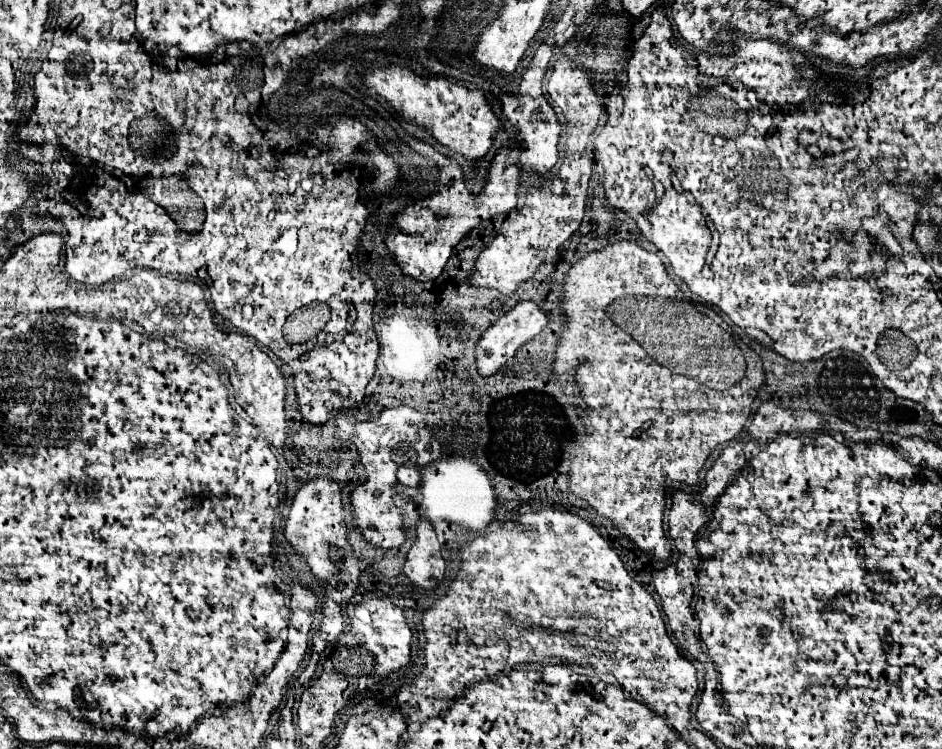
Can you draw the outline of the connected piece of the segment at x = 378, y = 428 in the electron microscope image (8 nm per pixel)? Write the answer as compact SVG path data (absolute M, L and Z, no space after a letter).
M399 406L399 408L389 408L385 410L377 420L365 420L365 422L359 422L359 420L353 420L353 416L347 416L347 414L335 414L333 420L337 422L337 418L343 418L343 438L353 442L353 446L359 450L359 456L361 456L361 464L365 464L365 470L369 474L369 480L363 484L363 486L357 486L353 492L351 492L351 506L353 506L353 526L357 530L361 530L363 538L371 544L371 546L377 546L377 548L397 548L405 542L405 532L401 530L401 516L399 516L399 510L397 506L393 504L393 494L391 494L391 484L395 480L395 472L397 472L397 464L391 462L391 448L401 442L401 436L399 432L411 432L415 436L419 436L421 432L419 430L425 430L425 436L431 436L431 442L433 440L433 434L423 418L423 414L419 414L417 410L409 408L409 406Z

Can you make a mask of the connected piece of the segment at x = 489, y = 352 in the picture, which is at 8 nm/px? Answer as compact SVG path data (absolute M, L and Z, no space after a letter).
M519 302L513 306L507 314L503 314L491 328L487 328L481 336L481 340L475 346L475 360L477 360L477 372L479 376L487 378L497 374L513 356L515 352L529 342L533 336L537 336L547 326L547 314L539 310L533 302Z

